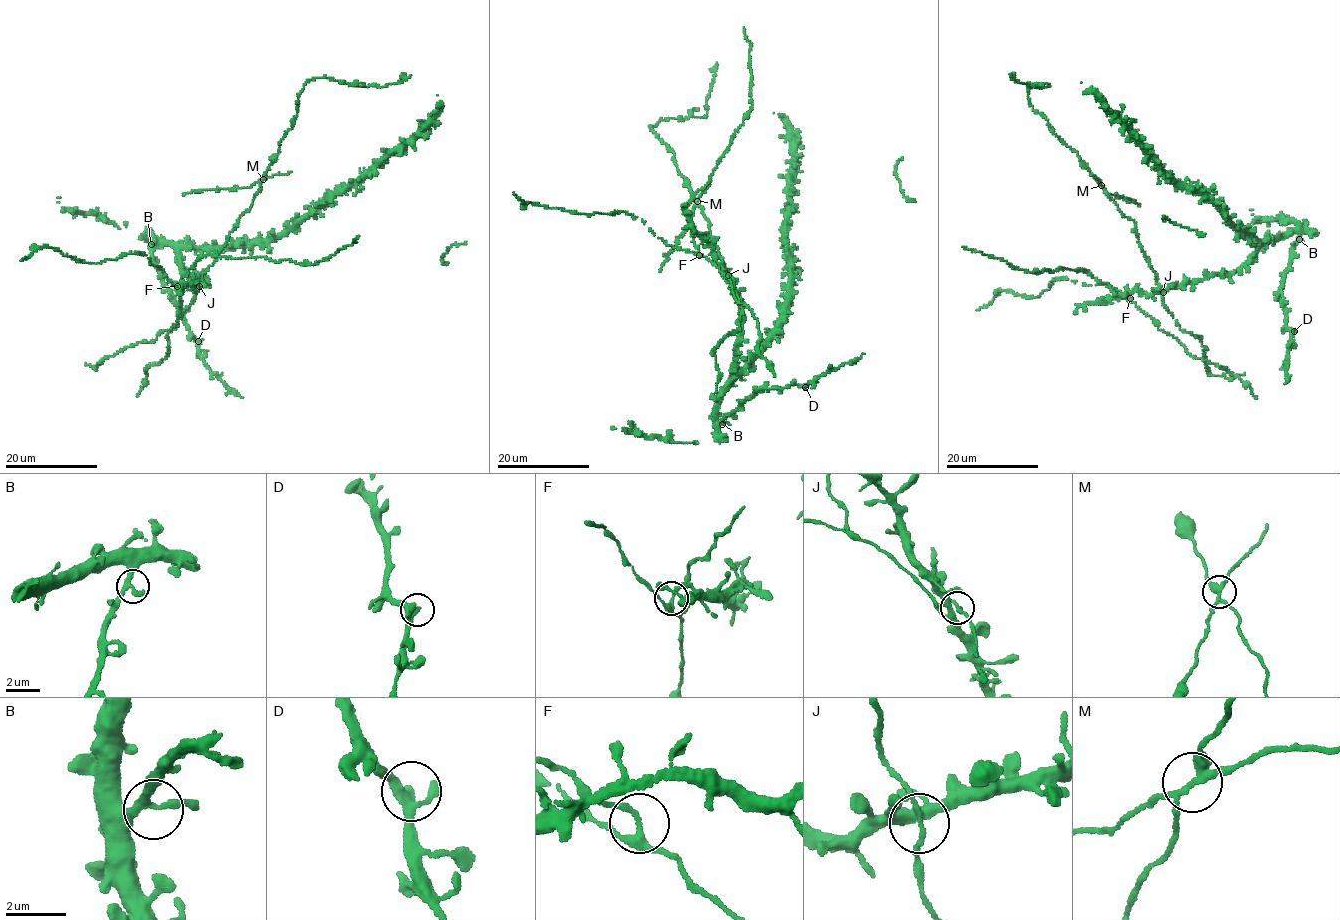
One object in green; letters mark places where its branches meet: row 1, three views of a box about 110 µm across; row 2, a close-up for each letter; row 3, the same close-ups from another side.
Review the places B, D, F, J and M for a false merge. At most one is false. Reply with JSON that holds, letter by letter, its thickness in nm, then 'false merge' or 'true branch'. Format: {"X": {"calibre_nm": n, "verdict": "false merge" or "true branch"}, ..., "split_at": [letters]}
{"B": {"calibre_nm": 240, "verdict": "true branch"}, "D": {"calibre_nm": 260, "verdict": "true branch"}, "F": {"calibre_nm": 240, "verdict": "true branch"}, "J": {"calibre_nm": 190, "verdict": "true branch"}, "M": {"calibre_nm": 240, "verdict": "false merge"}, "split_at": ["M"]}

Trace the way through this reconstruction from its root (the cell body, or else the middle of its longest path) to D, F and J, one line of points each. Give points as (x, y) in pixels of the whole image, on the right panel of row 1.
D: (1205, 279), (1232, 274), (1265, 244), (1296, 232), (1298, 238), (1280, 297), (1286, 326), (1294, 331)
F: (1205, 279), (1171, 285), (1151, 294), (1128, 292), (1120, 296), (1127, 295), (1130, 298)
J: (1205, 279), (1171, 285), (1163, 292)

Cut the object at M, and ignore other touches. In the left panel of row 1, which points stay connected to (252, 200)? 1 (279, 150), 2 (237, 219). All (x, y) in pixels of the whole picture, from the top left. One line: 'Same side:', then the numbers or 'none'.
Same side: 1, 2

